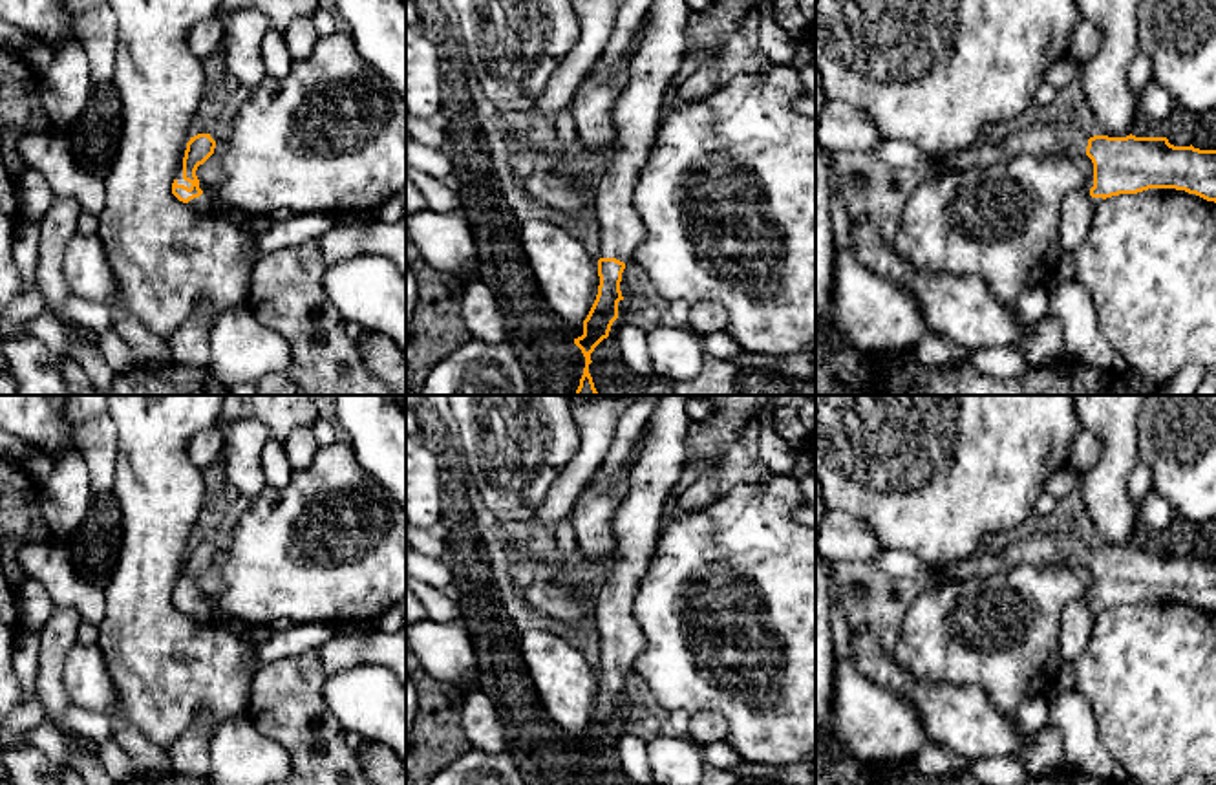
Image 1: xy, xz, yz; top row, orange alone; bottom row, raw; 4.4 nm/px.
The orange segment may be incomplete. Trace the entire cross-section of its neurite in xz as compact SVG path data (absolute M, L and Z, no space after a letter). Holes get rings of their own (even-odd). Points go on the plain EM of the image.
M658 395L658 406L653 410L645 425L647 432L642 450L627 476L627 496L622 500L613 516L616 547L603 558L594 598L594 620L600 633L600 695L596 710L583 730L583 745L574 748L574 754L585 767L583 785L591 785L591 763L603 748L609 747L611 736L618 728L618 712L624 710L620 701L622 683L625 673L633 670L636 657L645 648L644 631L633 615L633 600L647 573L647 564L662 531L664 505L673 496L671 490L686 467L684 439L691 423L686 412L688 399L689 395Z

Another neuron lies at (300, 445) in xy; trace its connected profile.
M294 428L283 443L293 470L307 468L318 450L311 428Z

